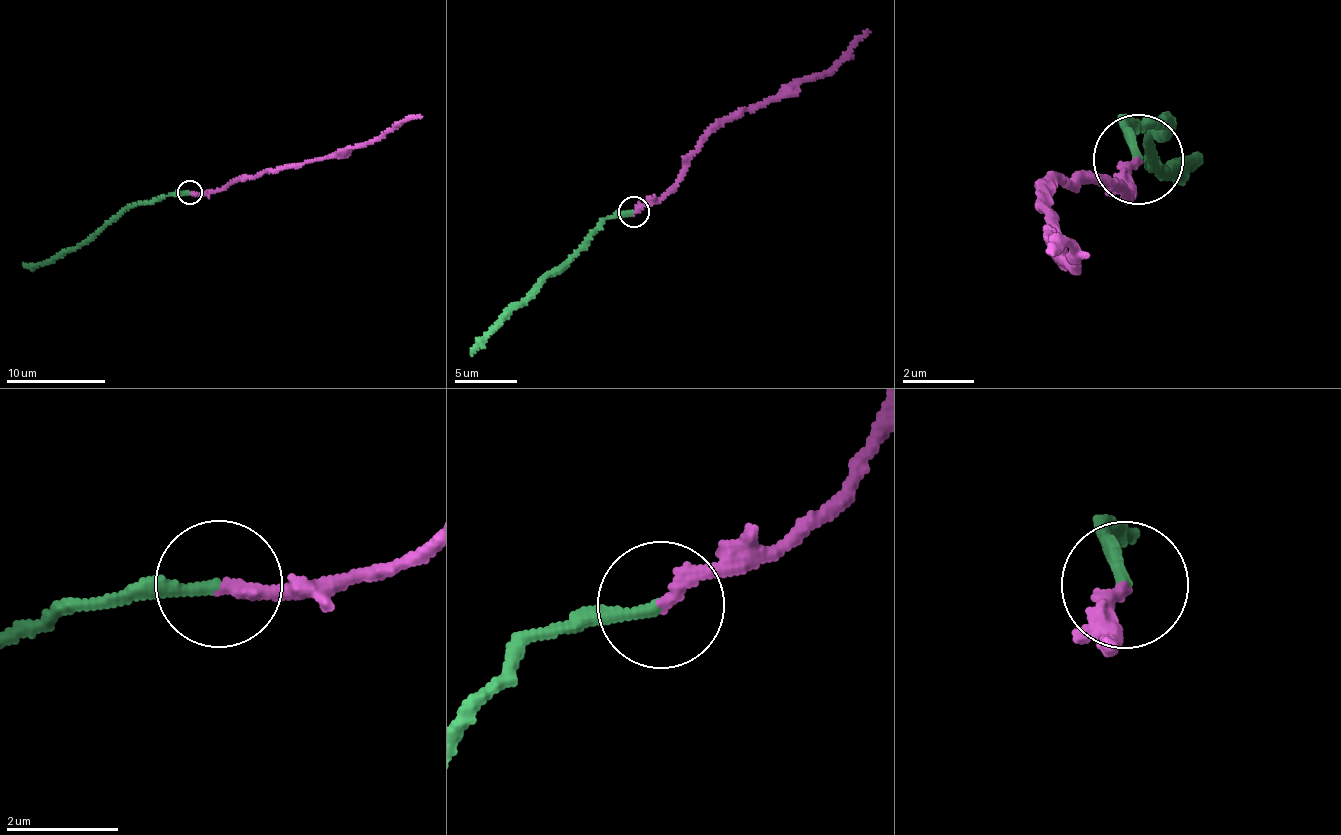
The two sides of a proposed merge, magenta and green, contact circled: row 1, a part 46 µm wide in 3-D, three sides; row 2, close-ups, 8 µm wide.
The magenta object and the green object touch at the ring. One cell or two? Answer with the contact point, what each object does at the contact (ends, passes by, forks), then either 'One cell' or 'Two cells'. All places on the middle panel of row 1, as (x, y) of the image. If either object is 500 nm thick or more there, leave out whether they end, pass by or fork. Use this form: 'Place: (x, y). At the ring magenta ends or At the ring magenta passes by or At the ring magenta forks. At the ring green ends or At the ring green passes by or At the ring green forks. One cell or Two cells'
Place: (633, 212). At the ring magenta ends. At the ring green ends. One cell

